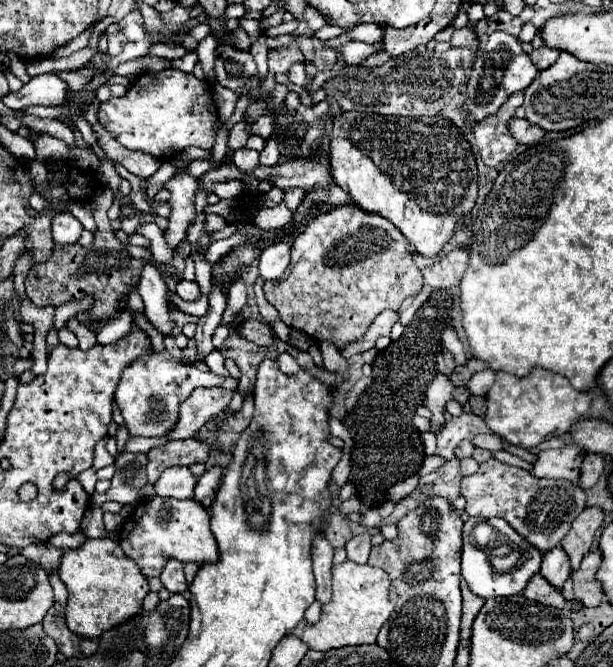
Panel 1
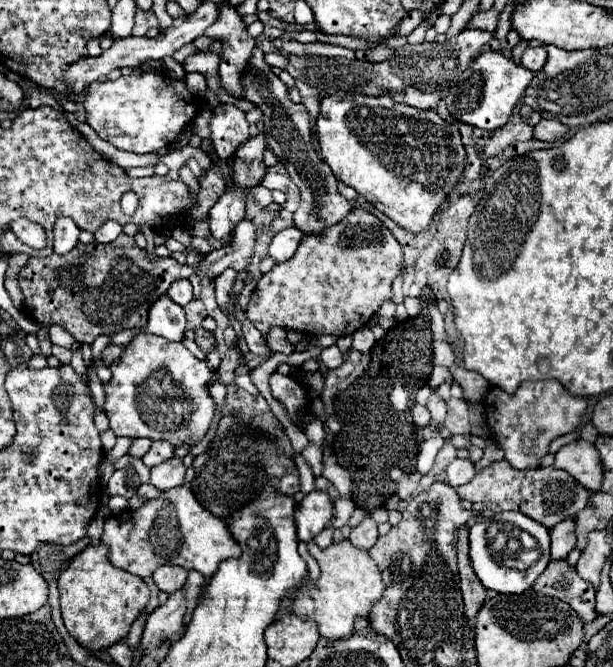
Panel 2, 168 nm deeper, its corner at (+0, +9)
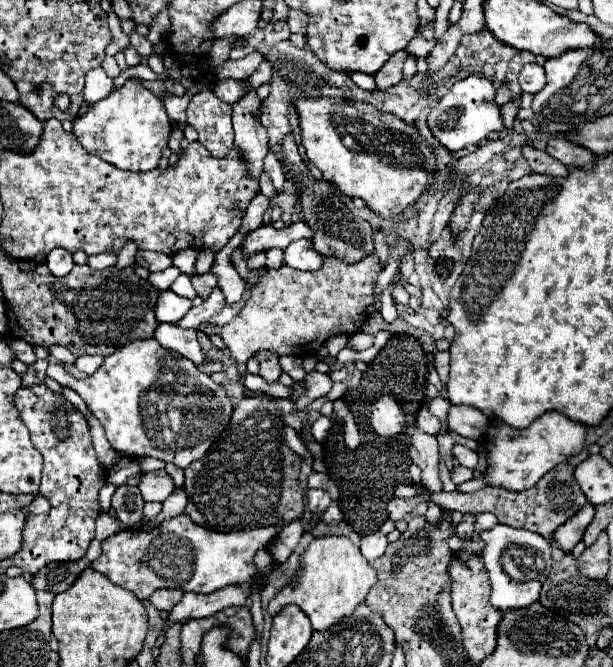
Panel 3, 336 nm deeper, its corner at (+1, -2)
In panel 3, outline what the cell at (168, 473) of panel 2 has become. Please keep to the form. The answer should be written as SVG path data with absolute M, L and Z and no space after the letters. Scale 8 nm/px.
M165 470L147 472L139 482L139 492L147 502L163 502L173 490L175 490L175 482Z

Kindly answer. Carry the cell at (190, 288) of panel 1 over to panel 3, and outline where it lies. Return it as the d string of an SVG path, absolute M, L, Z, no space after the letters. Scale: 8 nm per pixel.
M173 290L161 292L157 300L157 320L159 322L179 322L193 306L191 298L183 298Z

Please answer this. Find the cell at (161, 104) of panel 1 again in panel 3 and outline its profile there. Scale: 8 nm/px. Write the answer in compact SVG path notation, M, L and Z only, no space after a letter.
M127 80L113 94L95 102L85 116L81 116L73 122L73 134L77 136L77 140L83 144L83 148L87 152L93 152L93 154L101 156L105 162L109 162L121 170L131 170L131 172L147 172L147 170L157 168L159 160L163 158L163 148L167 148L171 130L173 130L173 124L165 112L161 98L133 80Z

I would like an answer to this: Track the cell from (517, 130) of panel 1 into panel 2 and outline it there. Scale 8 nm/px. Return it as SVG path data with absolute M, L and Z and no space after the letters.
M542 119L536 127L534 127L534 139L540 139L540 141L558 141L562 139L570 129L566 125L562 125L560 121L550 121L550 119Z

